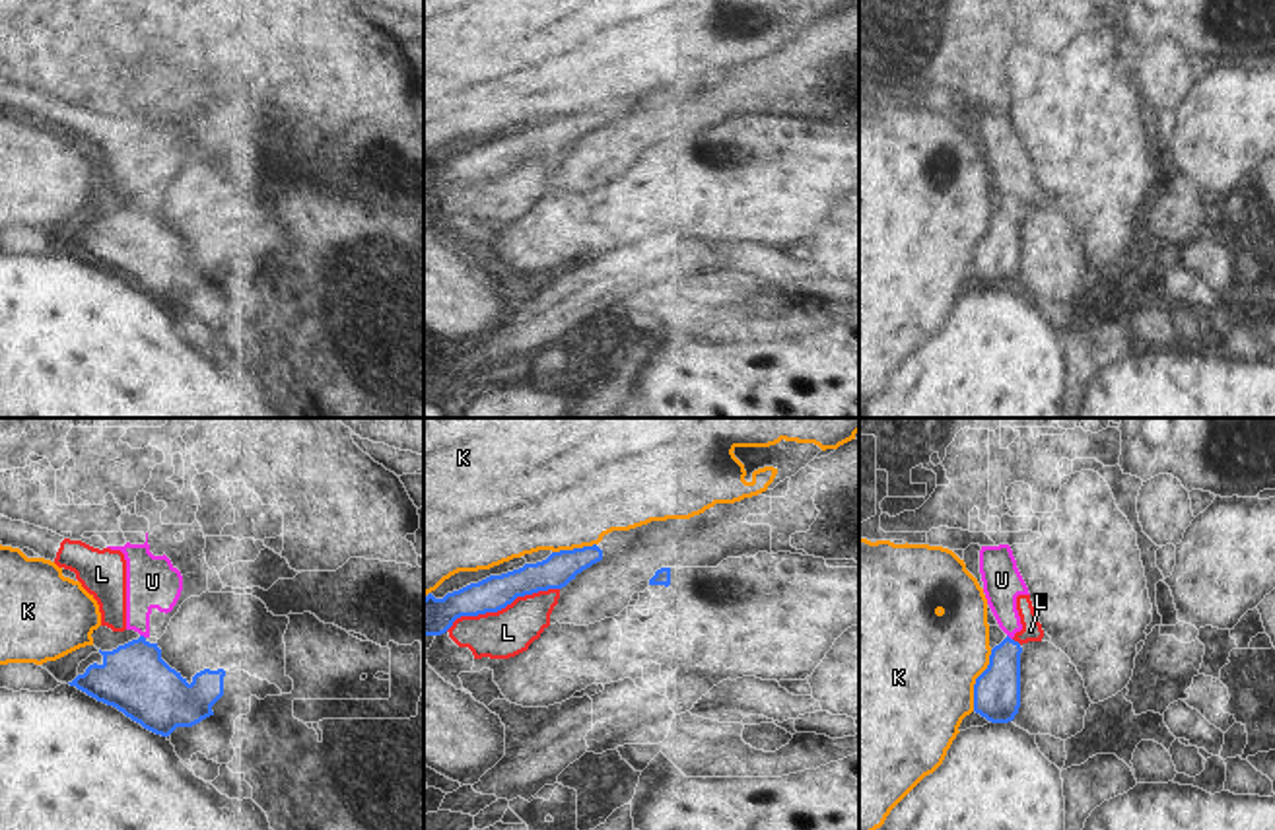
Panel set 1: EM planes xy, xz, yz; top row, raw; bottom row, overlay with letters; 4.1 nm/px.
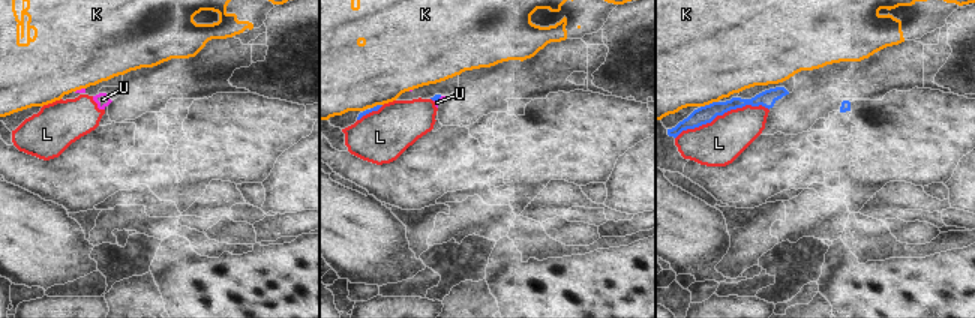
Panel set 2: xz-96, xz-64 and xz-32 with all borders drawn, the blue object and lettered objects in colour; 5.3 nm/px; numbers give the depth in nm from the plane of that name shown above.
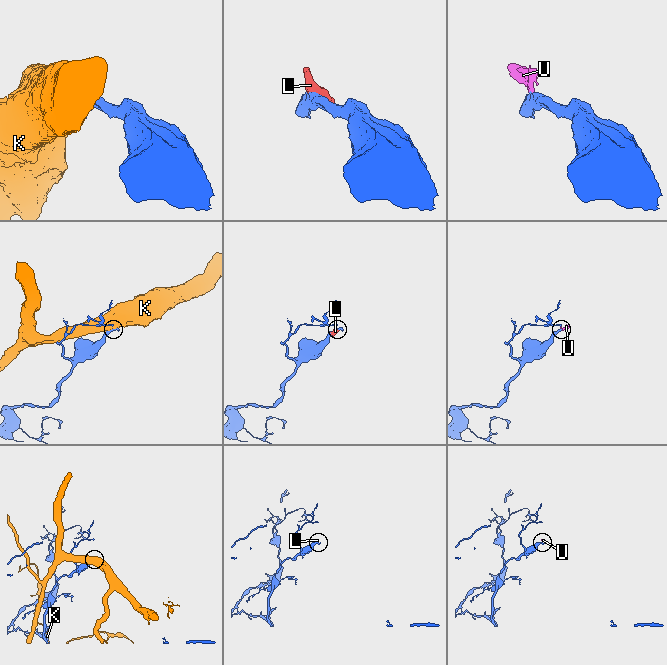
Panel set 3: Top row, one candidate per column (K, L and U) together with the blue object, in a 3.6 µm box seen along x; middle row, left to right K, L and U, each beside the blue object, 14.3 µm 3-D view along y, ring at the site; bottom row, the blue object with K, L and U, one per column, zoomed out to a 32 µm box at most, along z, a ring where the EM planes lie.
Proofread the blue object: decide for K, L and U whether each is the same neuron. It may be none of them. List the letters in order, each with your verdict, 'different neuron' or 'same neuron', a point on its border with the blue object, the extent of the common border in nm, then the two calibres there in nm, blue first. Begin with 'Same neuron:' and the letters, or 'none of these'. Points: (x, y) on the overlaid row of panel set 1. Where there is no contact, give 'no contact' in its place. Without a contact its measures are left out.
Same neuron: none of these
K: different neuron; meets blue in yz at (976, 681); contact 260 nm long; 190 nm thick on the blue side, 480 nm on the other
L: different neuron; meets blue in xz at (502, 607); contact 500 nm long; 140 nm thick on the blue side, 200 nm on the other
U: different neuron; meets blue in xy at (142, 636); contact 30 nm long; 280 nm thick on the blue side, 220 nm on the other

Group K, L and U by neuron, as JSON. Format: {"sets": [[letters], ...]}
{"sets": [["K"], ["L", "U"]]}

